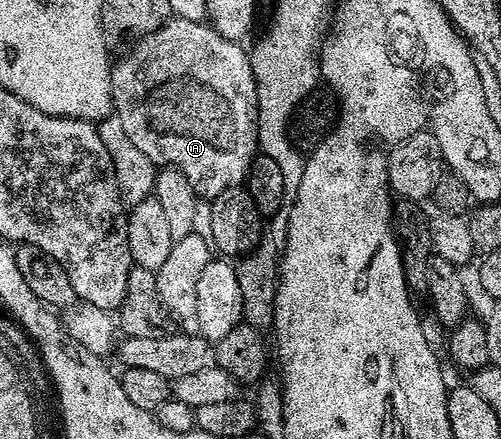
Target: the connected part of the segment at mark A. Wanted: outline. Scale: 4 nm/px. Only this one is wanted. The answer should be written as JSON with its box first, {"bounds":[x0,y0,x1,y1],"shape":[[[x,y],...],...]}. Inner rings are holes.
{"bounds":[111,18,259,201],"shape":[[[172,18],[153,34],[141,38],[120,60],[114,61],[111,69],[111,107],[114,115],[121,118],[121,126],[125,126],[125,134],[133,141],[133,146],[145,154],[157,166],[166,166],[181,170],[185,178],[189,178],[189,186],[193,186],[196,197],[204,201],[214,200],[221,190],[240,187],[246,181],[247,171],[251,169],[251,162],[257,155],[259,146],[259,107],[257,106],[257,90],[253,78],[253,66],[248,49],[237,40],[221,38],[217,30],[212,28],[210,23],[202,20],[181,20]]]}

